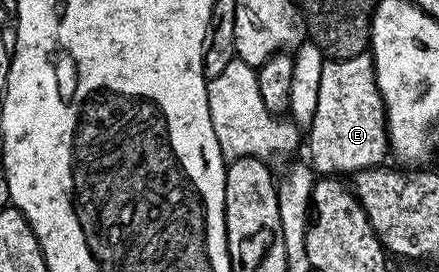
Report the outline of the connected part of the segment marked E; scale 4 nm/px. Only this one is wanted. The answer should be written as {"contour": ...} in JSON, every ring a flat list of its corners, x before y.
{"contour":[[370,52,353,58,324,60,317,109,307,129,307,143,308,139,308,158,319,175,341,175,345,173,343,171,356,173,386,162,385,157,389,155,388,123]]}

